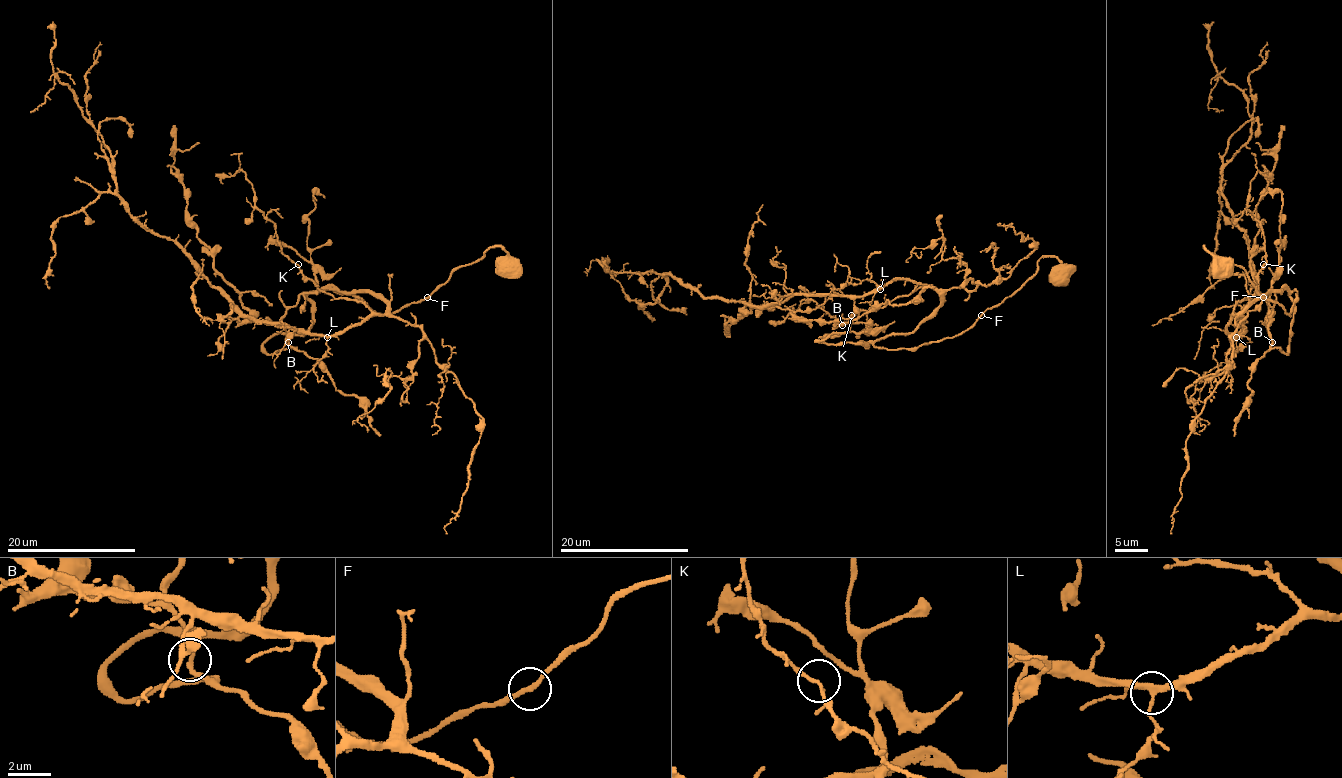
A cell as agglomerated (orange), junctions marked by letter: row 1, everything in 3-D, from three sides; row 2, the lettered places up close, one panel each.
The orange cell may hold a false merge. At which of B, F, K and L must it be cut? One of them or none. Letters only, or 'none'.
none

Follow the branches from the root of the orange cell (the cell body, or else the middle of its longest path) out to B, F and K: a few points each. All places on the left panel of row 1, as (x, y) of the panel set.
B: (506, 266), (488, 247), (391, 313), (310, 292), (312, 324), (275, 333), (263, 349), (296, 347), (288, 342)
F: (506, 266), (506, 253), (500, 247), (488, 247), (479, 260), (459, 266), (427, 297)
K: (506, 266), (488, 247), (391, 313), (320, 290), (372, 292), (386, 305), (378, 315), (323, 292), (297, 265)

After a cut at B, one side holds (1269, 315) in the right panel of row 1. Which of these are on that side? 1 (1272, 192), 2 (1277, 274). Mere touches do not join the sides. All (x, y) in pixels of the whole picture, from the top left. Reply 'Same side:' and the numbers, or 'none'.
Same side: 1, 2

